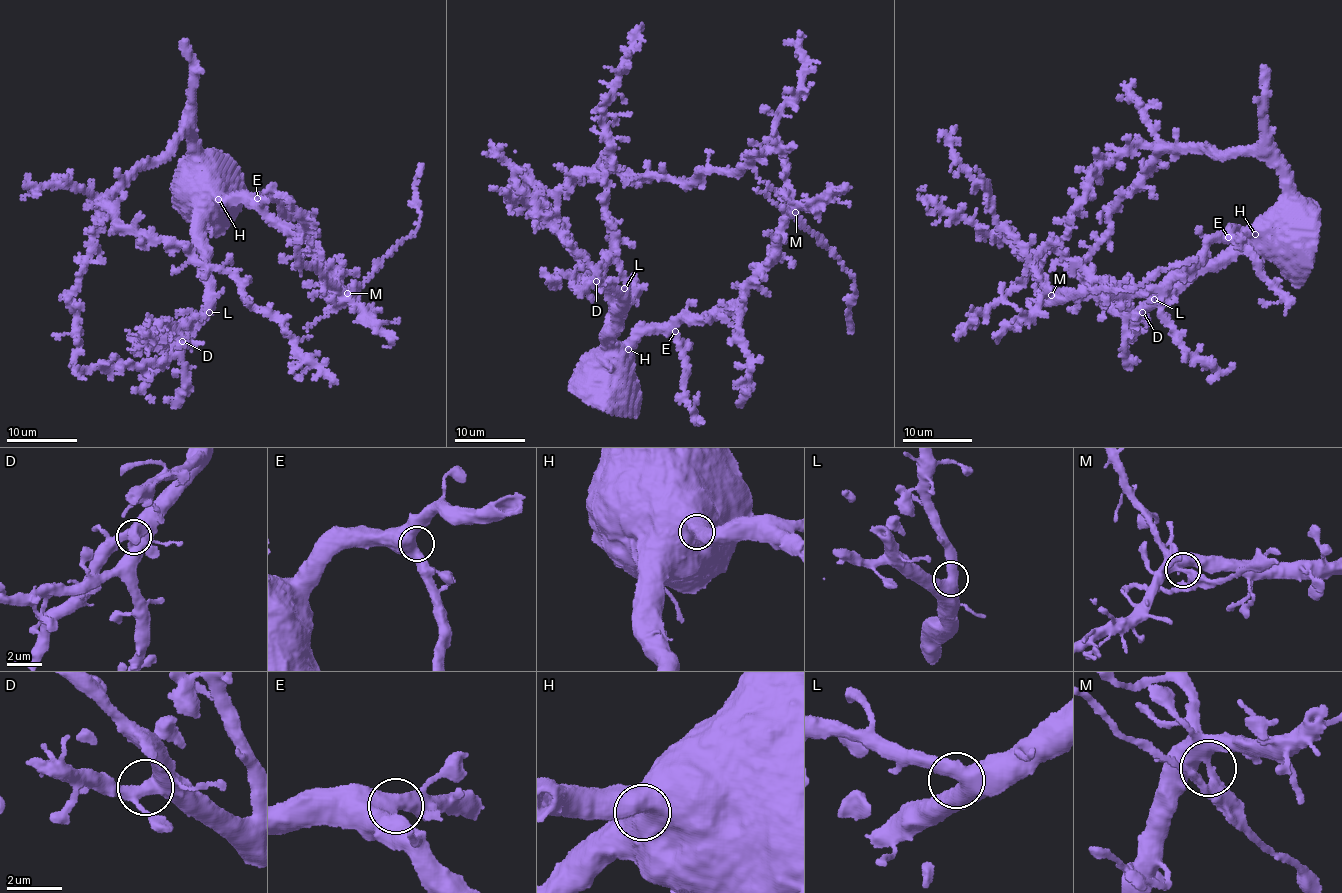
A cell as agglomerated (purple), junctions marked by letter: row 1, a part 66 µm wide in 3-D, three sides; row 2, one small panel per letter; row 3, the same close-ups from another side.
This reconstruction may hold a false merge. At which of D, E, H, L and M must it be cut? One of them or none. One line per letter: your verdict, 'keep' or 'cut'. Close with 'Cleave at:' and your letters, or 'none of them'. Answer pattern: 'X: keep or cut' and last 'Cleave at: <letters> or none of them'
D: keep
E: keep
H: keep
L: keep
M: cut
Cleave at: M

